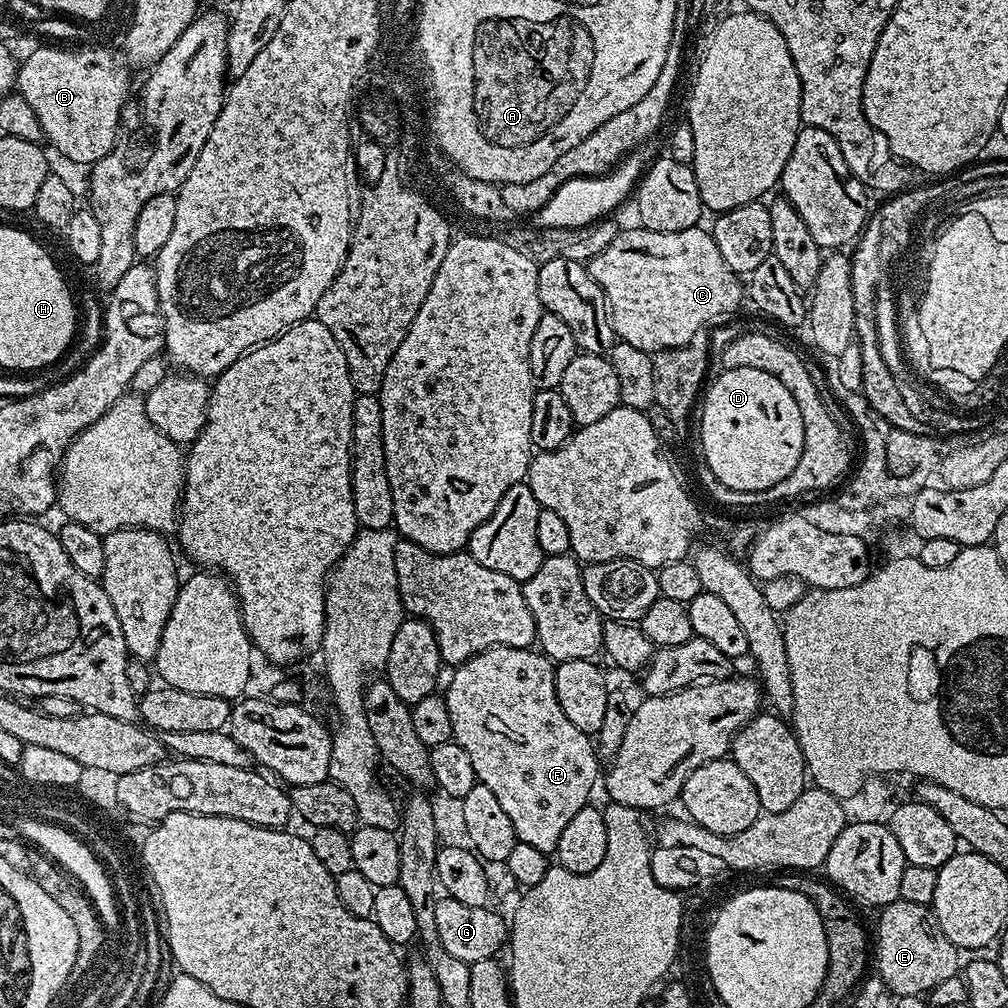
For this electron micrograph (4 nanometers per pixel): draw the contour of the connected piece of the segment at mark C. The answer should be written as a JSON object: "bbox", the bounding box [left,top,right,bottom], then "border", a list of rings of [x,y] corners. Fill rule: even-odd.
{"bbox":[586,226,742,354],"border":[[[643,226],[635,227],[625,227],[618,238],[602,250],[602,254],[586,265],[594,282],[602,286],[612,312],[612,325],[620,340],[653,354],[663,352],[665,348],[680,348],[691,342],[696,332],[716,322],[711,320],[739,306],[740,296],[742,300],[741,277],[722,262],[722,254],[718,254],[718,246],[714,246],[714,238],[707,227],[697,226],[677,232],[655,232]]]}

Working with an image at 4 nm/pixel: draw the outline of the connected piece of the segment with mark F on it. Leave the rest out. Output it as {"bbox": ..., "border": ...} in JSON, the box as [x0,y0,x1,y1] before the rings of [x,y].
{"bbox":[442,646,602,854],"border":[[[498,646],[479,652],[465,664],[455,665],[453,672],[456,673],[448,689],[442,692],[446,710],[450,710],[452,739],[470,754],[477,781],[498,797],[502,810],[506,810],[510,822],[514,822],[517,841],[549,854],[555,853],[562,830],[566,830],[578,810],[589,807],[592,787],[595,784],[597,787],[602,776],[602,761],[596,755],[593,737],[578,730],[578,726],[566,718],[562,706],[558,706],[553,661],[532,648]]]}

